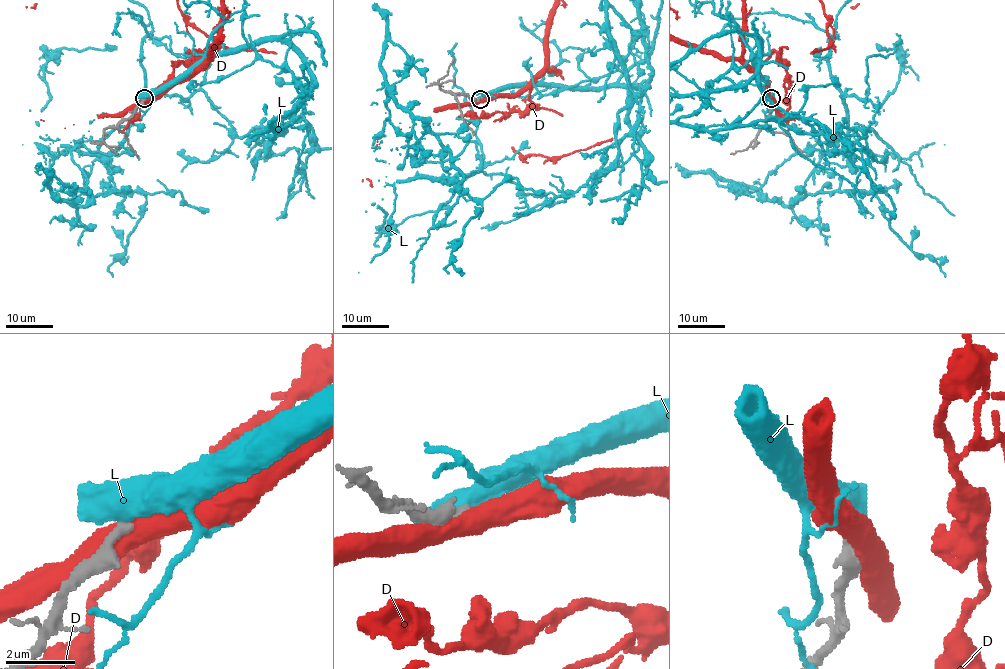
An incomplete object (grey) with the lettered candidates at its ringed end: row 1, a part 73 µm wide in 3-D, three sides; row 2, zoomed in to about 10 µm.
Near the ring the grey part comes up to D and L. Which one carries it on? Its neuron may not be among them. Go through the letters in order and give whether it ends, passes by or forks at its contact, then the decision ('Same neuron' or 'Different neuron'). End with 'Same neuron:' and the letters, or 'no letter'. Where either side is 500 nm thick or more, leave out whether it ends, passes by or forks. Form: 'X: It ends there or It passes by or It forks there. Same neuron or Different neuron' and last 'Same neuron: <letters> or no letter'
D: Different neuron
L: Different neuron
Same neuron: no letter

